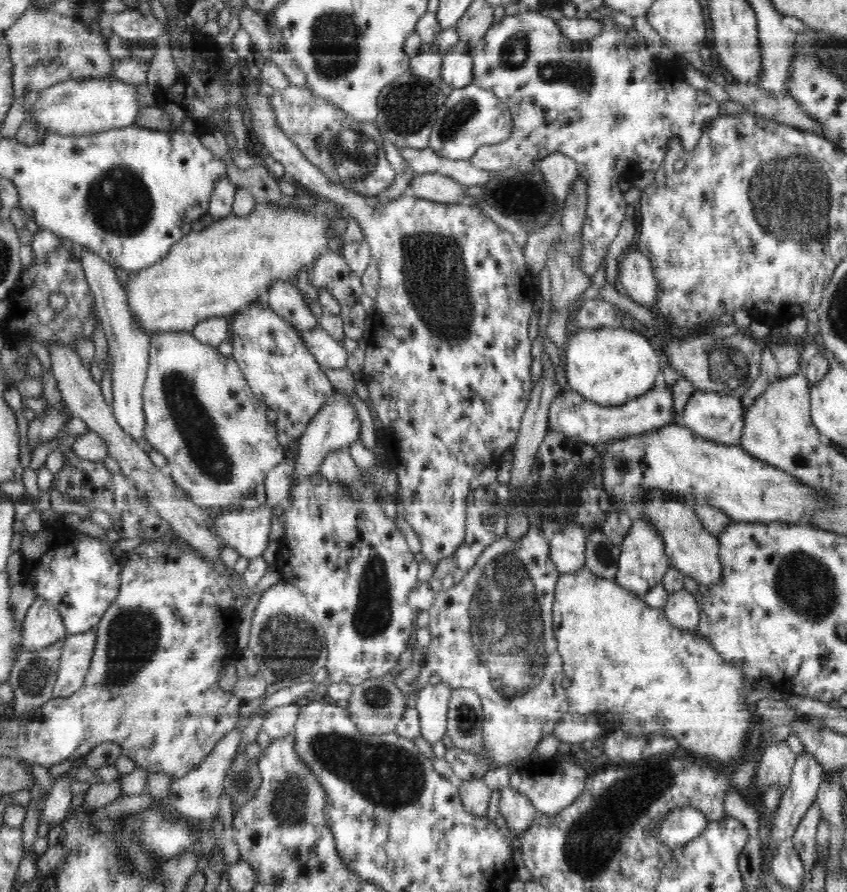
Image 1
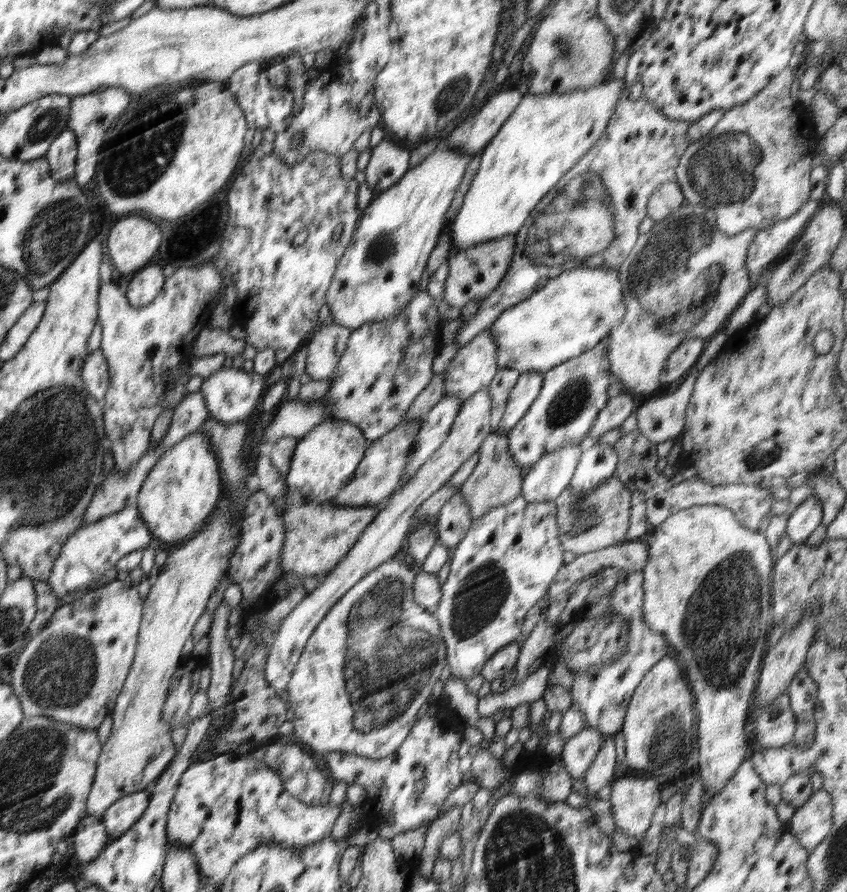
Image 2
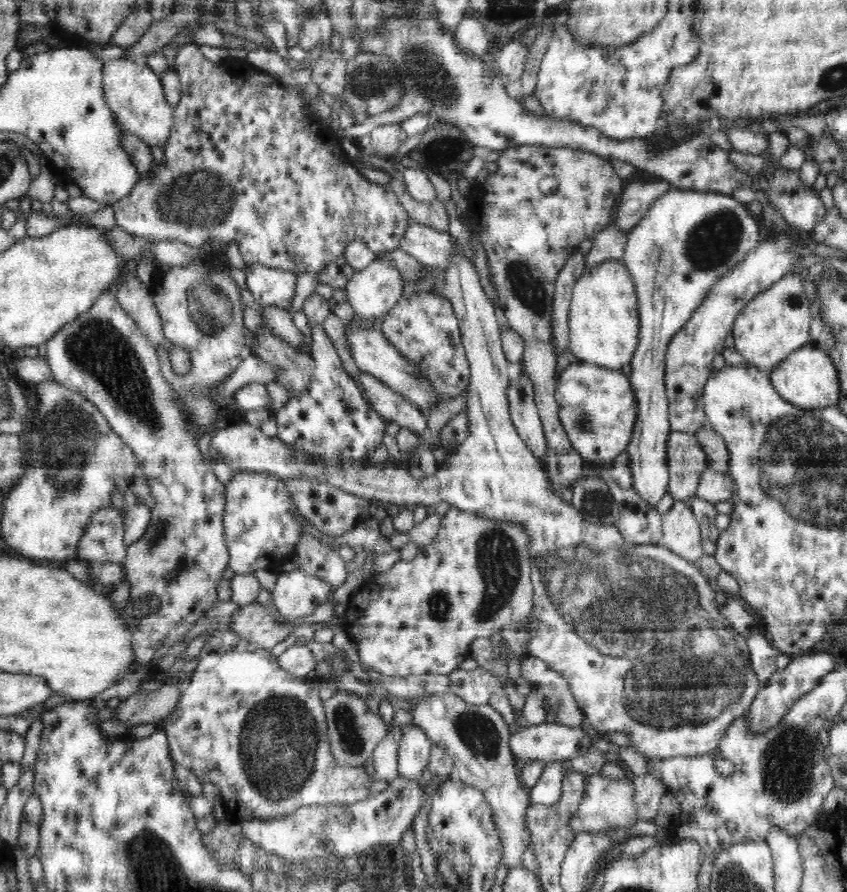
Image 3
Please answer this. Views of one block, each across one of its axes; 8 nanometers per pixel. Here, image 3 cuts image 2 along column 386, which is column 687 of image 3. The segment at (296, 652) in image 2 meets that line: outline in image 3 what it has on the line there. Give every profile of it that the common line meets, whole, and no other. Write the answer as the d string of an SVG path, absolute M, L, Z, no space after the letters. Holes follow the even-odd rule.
M675 500L672 508L663 514L663 536L661 543L680 557L699 564L700 557L705 553L701 543L701 530L687 501Z

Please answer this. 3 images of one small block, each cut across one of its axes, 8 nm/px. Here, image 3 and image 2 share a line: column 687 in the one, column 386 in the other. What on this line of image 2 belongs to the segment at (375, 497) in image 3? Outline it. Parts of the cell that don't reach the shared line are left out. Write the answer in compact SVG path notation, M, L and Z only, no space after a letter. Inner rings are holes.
M396 557L384 561L372 571L366 573L366 576L362 577L349 592L346 592L346 595L342 596L342 599L338 600L333 608L330 608L326 617L318 624L313 634L310 635L308 643L305 645L302 655L292 671L292 675L290 675L287 691L291 709L294 712L294 738L309 744L317 754L325 754L328 751L342 751L371 759L381 759L391 755L398 750L398 747L418 721L420 708L426 703L431 703L432 686L436 684L442 668L447 664L447 649L443 642L439 619L414 601L412 586L415 584L416 576L422 571L421 566L408 564L408 562L398 560Z

